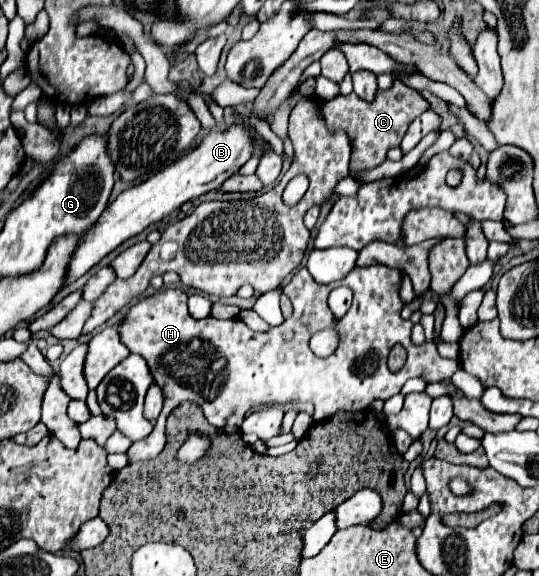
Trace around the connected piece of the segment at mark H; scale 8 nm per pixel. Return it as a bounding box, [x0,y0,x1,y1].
[118,264,460,462]

